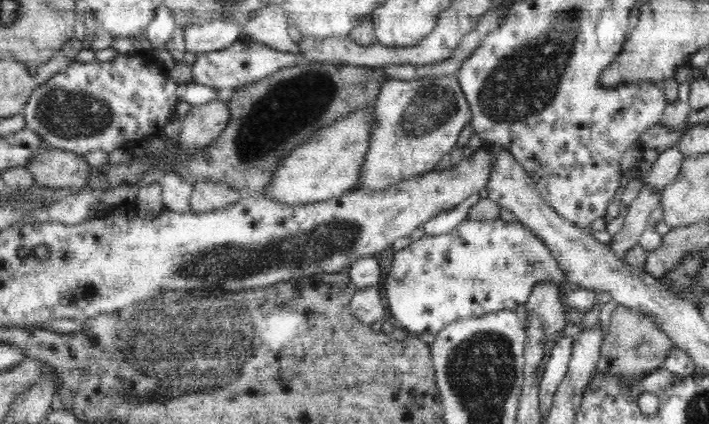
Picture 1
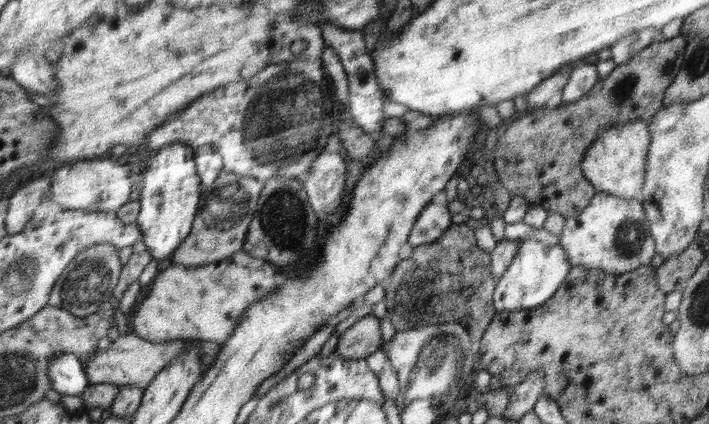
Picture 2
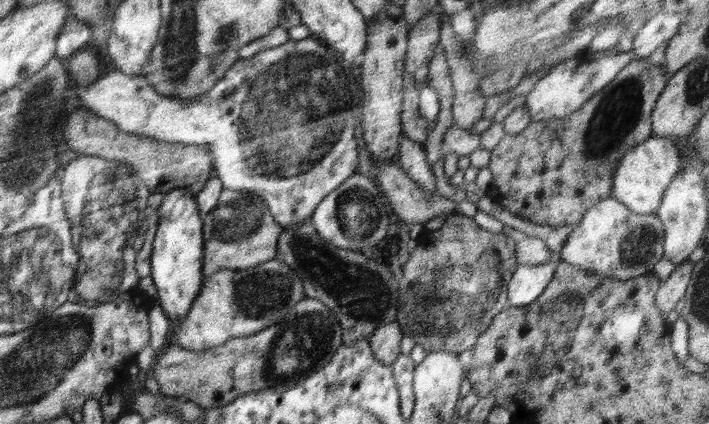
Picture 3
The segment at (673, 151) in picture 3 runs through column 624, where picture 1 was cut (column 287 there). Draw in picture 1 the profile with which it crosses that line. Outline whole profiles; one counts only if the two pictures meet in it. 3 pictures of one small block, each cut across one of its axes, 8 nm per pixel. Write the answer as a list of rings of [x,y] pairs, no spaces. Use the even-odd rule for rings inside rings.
[[[364,108],[317,130],[282,158],[262,195],[280,204],[298,206],[336,198],[354,188],[368,150],[372,123],[373,108]]]

